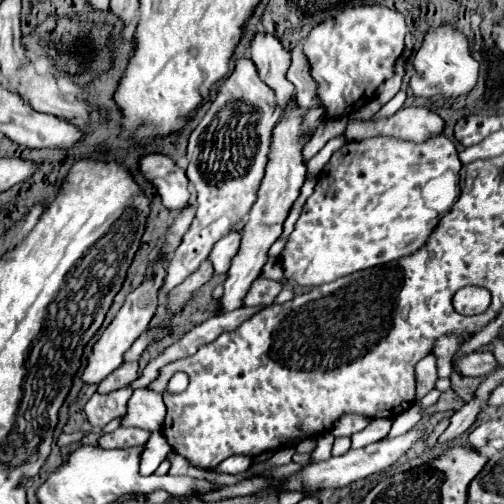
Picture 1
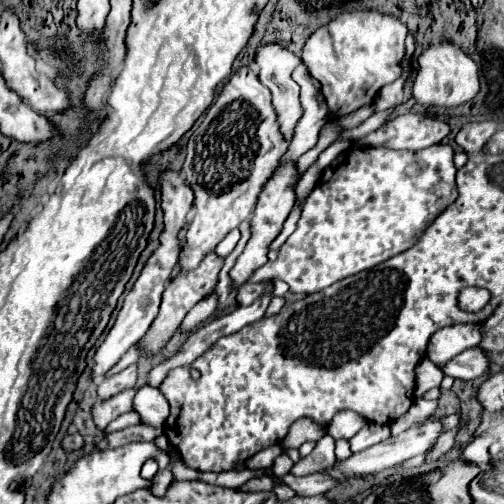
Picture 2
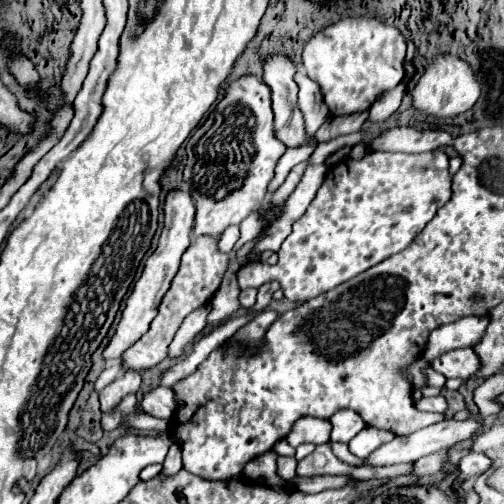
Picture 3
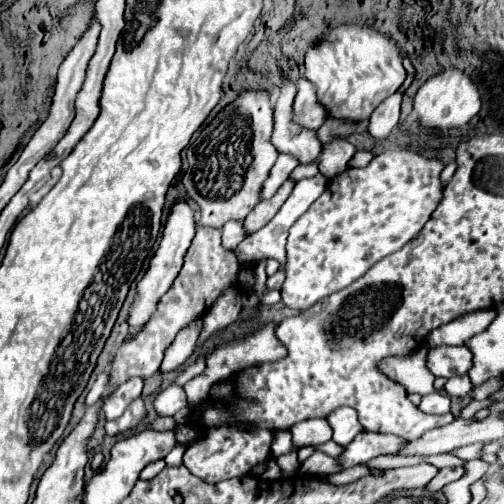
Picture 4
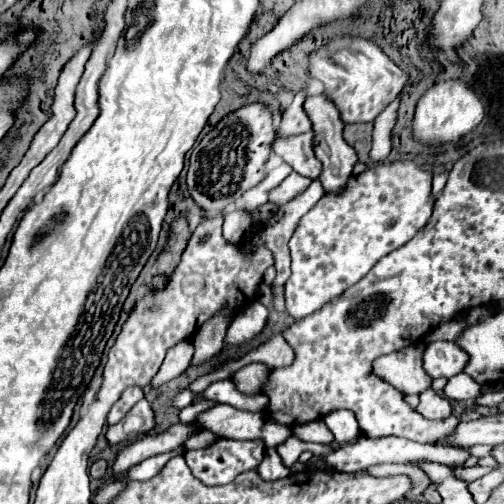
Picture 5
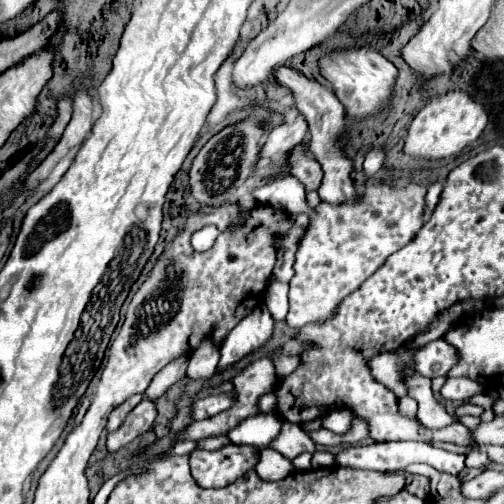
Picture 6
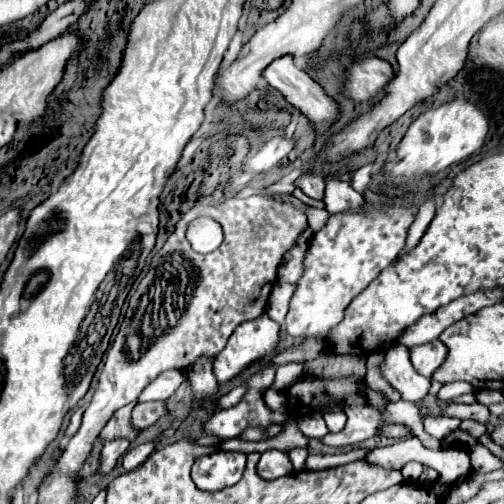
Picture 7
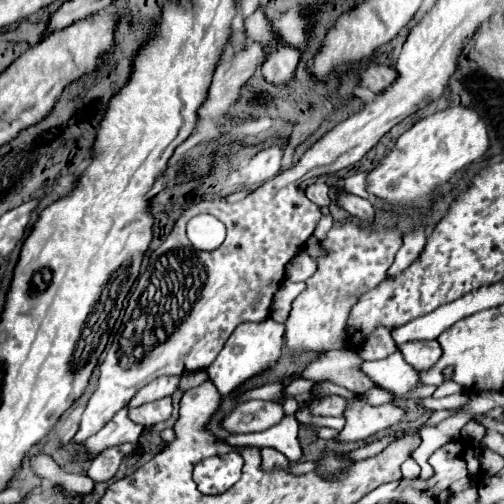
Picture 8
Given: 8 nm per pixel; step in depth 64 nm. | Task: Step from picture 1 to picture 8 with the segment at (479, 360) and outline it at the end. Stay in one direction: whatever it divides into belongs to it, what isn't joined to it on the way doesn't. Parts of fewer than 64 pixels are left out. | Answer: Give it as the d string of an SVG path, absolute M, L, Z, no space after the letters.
M424 340L424 342L410 342L400 346L406 362L416 372L430 370L442 356L442 346L436 340Z

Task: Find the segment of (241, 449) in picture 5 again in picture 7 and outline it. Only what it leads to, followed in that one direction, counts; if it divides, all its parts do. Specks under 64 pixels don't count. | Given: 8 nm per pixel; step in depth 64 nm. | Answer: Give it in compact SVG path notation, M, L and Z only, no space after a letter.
M212 452L194 460L192 480L200 490L222 490L236 484L246 468L244 452Z

